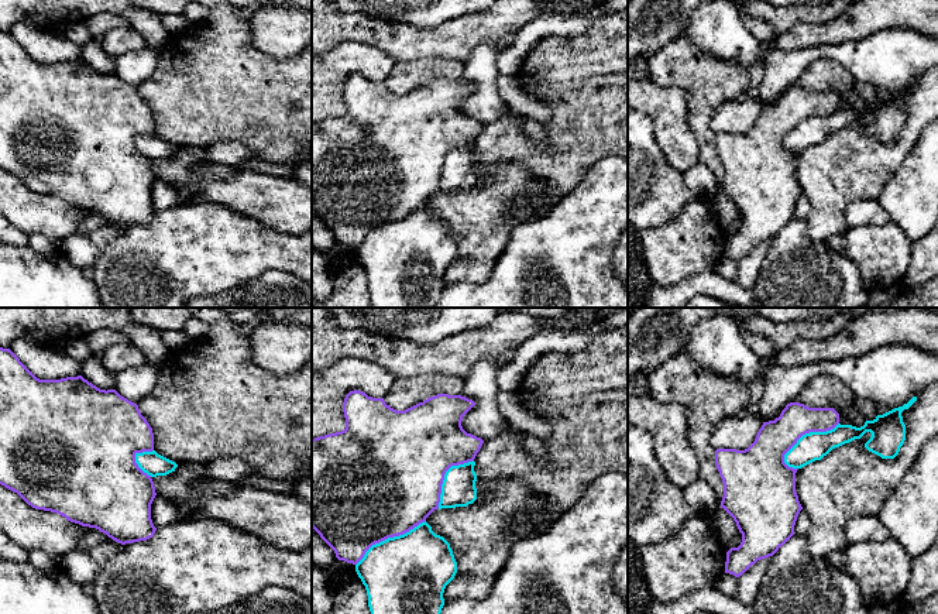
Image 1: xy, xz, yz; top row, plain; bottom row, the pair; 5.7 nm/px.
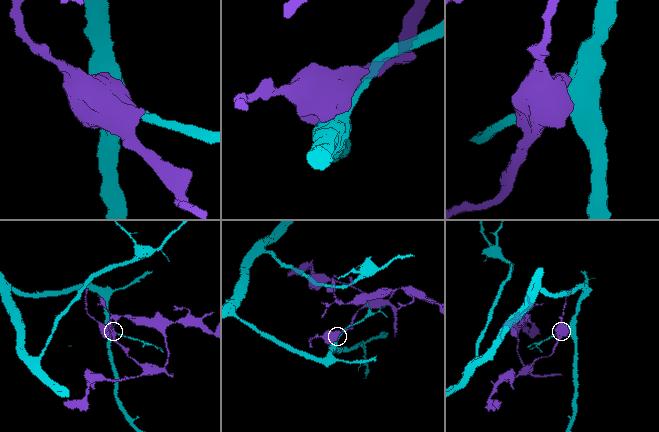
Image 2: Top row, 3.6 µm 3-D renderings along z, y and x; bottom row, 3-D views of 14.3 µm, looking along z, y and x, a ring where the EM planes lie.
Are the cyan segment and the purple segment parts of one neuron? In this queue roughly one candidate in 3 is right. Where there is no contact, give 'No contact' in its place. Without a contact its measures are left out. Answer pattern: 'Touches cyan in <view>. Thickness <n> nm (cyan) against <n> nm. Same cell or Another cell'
Touches cyan in yz. Thickness 160 nm (cyan) against 200 nm. Another cell

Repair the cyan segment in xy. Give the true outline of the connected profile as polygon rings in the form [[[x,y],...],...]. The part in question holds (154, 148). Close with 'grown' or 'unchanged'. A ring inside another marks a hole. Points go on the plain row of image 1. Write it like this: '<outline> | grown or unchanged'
[[[155,134],[135,137],[135,147],[138,151],[151,161],[166,159],[178,151],[178,148]]] | unchanged

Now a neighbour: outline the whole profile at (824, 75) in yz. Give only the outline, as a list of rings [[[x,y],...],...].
[[[829,59],[810,64],[790,86],[800,86],[810,92],[834,92],[839,97],[841,109],[860,112],[866,106],[855,92],[853,79],[848,71]]]

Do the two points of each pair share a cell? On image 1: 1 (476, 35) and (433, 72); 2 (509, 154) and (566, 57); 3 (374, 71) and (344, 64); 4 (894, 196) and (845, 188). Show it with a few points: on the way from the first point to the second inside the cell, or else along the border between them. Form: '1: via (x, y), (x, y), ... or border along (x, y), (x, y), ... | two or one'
1: border along (413, 59), (450, 58), (459, 59), (463, 64) | two
2: via (540, 148), (569, 120), (569, 88) | one
3: via (367, 64), (351, 64) | one
4: border along (899, 167), (876, 198) | two

